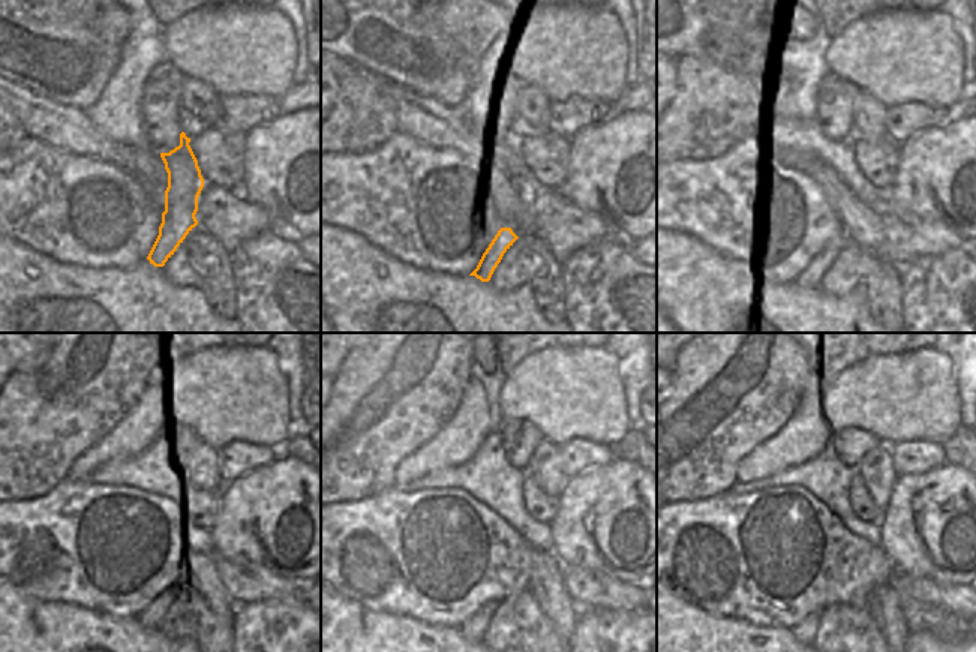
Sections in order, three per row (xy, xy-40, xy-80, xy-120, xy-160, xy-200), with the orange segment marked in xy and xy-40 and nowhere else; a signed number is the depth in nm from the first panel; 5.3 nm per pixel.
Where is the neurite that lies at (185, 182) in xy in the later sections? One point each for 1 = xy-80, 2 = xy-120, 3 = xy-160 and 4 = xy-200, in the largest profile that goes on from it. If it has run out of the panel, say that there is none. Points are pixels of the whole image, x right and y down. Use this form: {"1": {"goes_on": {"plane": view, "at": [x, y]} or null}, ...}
{"1": {"goes_on": {"plane": "xy-80", "at": [820, 264]}}, "2": {"goes_on": {"plane": "xy-120", "at": [149, 618]}}, "3": {"goes_on": {"plane": "xy-160", "at": [473, 630]}}, "4": {"goes_on": {"plane": "xy-200", "at": [804, 633]}}}

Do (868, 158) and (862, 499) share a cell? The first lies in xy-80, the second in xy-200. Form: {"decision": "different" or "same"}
{"decision": "same"}

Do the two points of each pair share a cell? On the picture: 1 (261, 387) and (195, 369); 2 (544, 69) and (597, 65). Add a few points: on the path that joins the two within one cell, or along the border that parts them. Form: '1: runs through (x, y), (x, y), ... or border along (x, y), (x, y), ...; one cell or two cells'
1: runs through (245, 387), (212, 385); one cell
2: runs through (558, 65), (583, 65); one cell

